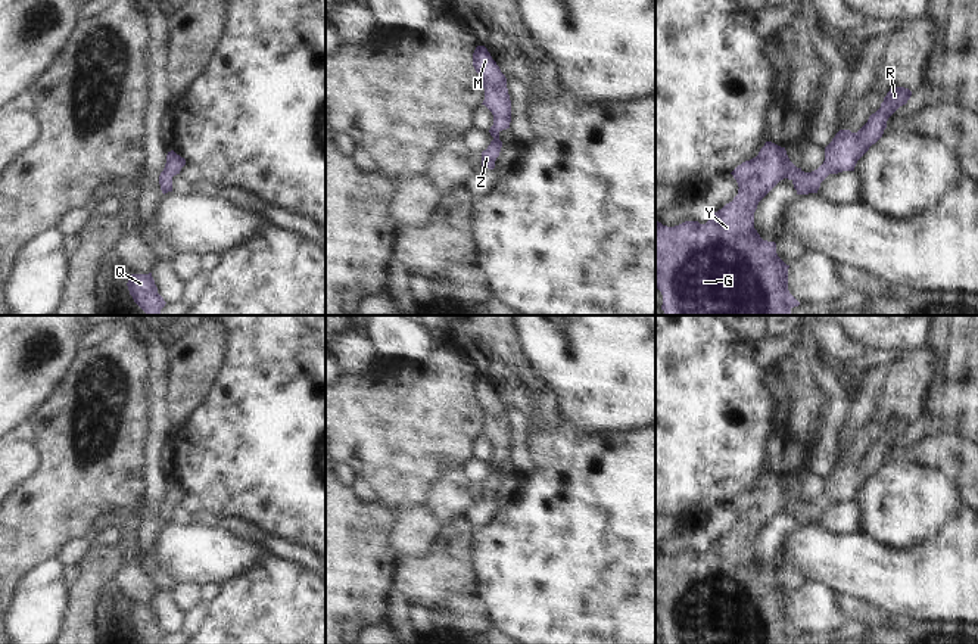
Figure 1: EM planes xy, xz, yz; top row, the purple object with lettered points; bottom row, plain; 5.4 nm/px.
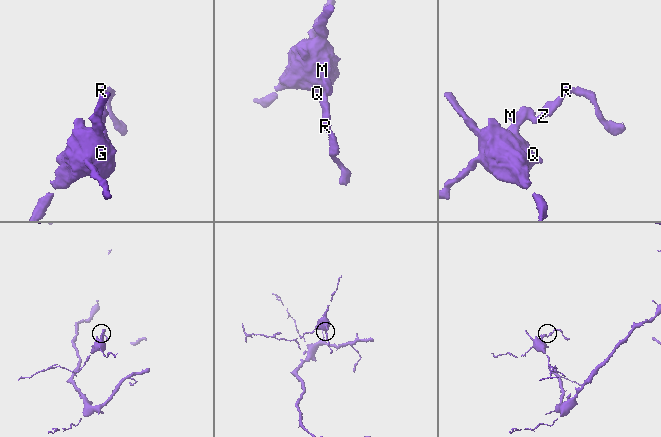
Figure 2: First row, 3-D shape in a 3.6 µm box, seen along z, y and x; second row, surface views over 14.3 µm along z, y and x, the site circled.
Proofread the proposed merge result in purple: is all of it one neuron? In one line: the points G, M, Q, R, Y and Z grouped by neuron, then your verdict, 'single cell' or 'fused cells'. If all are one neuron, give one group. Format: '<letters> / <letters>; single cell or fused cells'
G M Q R Y Z; single cell

